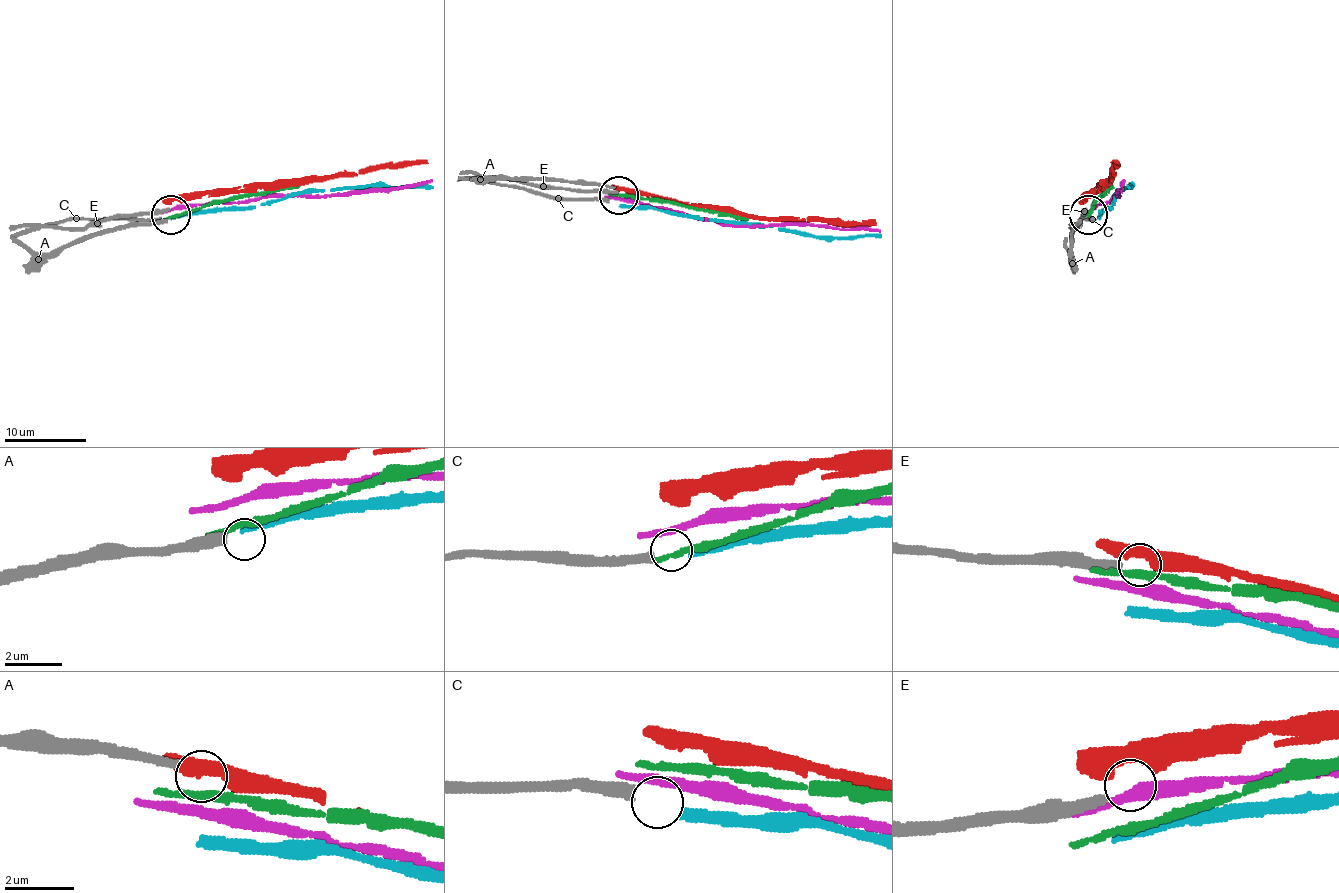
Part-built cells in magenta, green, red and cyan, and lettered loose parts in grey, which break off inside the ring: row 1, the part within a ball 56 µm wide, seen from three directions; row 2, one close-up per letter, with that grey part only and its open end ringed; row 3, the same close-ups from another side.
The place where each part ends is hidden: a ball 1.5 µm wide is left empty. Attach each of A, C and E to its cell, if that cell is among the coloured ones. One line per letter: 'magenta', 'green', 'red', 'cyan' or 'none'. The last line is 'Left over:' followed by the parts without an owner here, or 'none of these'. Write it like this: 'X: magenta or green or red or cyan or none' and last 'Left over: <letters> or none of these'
A: none
C: none
E: none
Left over: A, C, E

